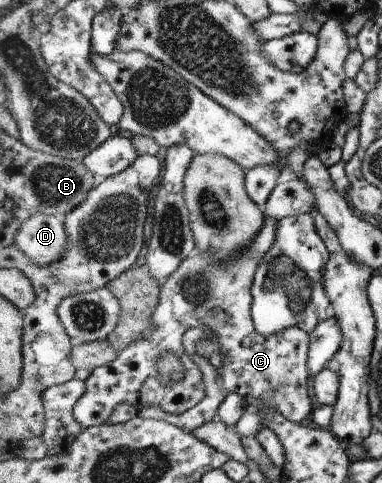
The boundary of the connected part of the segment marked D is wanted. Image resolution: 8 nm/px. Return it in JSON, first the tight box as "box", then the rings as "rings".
{"box":[16,214,70,265],"rings":[[[37,214],[28,220],[16,237],[16,244],[35,265],[51,265],[63,261],[70,248],[65,220],[51,214]]]}

